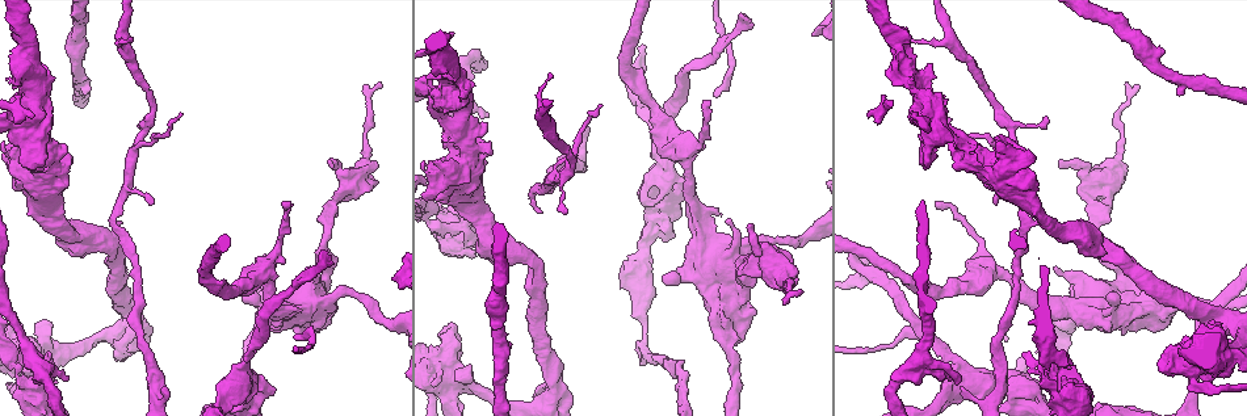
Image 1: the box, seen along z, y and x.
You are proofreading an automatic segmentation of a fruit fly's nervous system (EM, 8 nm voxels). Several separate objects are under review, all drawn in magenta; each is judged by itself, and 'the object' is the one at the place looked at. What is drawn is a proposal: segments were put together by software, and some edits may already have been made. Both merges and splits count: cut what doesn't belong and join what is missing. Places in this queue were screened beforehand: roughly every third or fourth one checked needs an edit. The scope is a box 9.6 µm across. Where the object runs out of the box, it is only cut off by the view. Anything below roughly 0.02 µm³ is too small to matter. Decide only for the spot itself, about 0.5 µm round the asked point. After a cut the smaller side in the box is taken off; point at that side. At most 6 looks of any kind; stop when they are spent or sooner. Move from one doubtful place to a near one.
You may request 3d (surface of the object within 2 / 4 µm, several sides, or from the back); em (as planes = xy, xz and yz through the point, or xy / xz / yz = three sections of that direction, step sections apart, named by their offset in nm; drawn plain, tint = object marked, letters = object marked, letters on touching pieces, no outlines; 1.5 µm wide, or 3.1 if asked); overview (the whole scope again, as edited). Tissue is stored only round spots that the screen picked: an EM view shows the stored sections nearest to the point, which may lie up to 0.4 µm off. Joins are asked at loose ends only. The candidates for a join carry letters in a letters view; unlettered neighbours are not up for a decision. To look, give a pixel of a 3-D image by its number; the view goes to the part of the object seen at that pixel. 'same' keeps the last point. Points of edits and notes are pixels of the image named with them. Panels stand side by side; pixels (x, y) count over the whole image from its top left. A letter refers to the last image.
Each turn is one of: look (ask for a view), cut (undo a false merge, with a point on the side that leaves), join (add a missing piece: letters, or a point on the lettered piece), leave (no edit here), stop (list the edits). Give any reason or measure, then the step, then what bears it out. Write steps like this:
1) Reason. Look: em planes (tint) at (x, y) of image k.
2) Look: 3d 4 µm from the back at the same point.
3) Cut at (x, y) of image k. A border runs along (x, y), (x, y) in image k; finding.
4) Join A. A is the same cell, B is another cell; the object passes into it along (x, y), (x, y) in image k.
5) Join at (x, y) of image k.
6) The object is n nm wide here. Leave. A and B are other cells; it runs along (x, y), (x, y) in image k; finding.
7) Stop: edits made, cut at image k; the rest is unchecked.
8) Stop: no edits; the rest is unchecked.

Thick turns thin. Look: 3d 2 µm at (727, 340) of image 1.

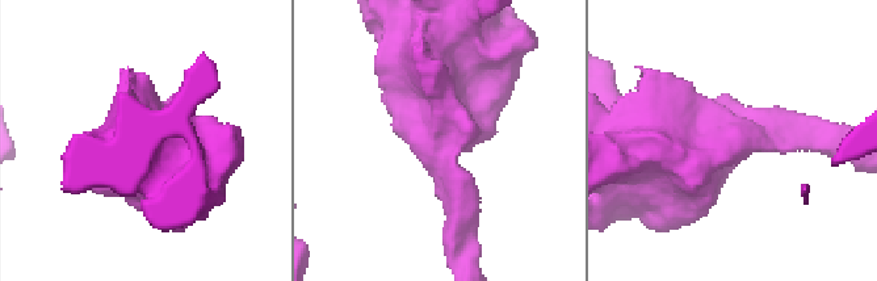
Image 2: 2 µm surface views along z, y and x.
The arms are 220, 480 nm wide; now the EM. Look: em planes (letters) at (736, 129) of image 2.

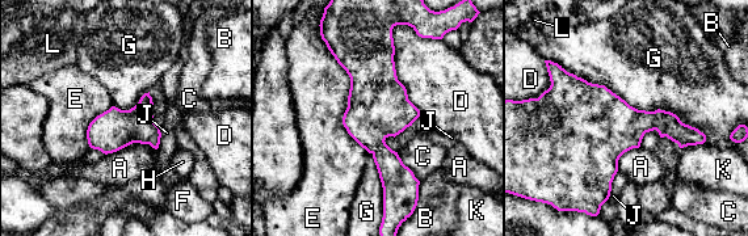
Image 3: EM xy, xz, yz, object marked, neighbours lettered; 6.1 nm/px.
The object is 260 nm wide here. Leave. A, B, C, D, E, F, G, H, J, K and L are other cells; a border runs along (558, 63), (706, 140) in image 3; one neuron here.

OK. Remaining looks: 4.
Tapers out. Look: em planes (letters) at (538, 212) of image 1.

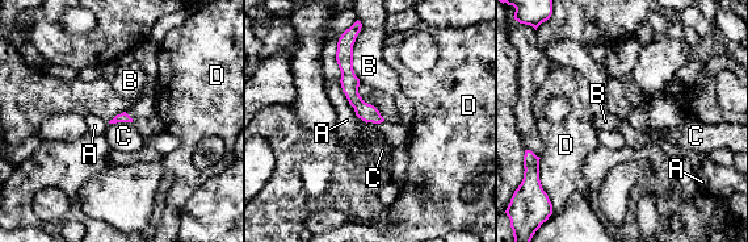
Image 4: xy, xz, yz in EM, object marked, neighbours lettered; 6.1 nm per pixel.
Leave. A, B, C and D are other cells; it runs along (343, 45), (351, 92), (377, 120) in image 4; none of them fits.

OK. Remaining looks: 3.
Look: em xz step 4 (plain) at (1045, 118) of image 1.

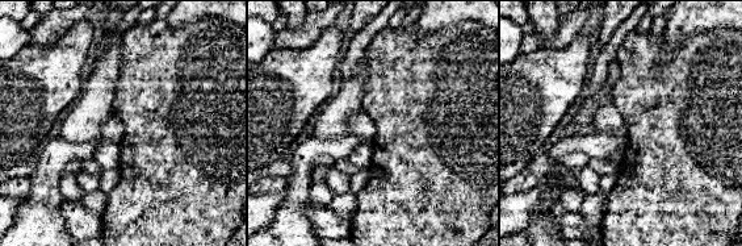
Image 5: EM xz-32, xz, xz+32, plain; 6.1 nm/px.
Look: em xz step 4 (letters) at the same point.

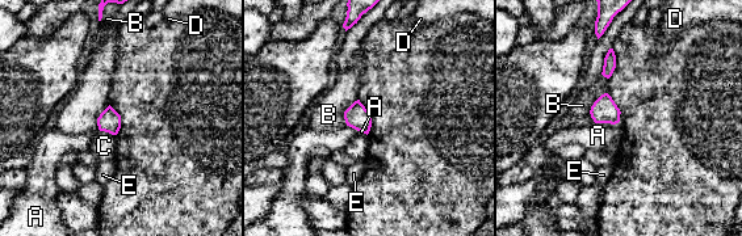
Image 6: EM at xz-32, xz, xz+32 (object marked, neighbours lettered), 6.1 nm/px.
The longest contact is with B, 200 nm. Leave. A, B, C, D and E are other cells; a border runs along (607, 92), (591, 106), (594, 122) in image 6; no lettered piece goes on from it.

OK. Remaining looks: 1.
Stop: no edits; the rest is unchecked.

